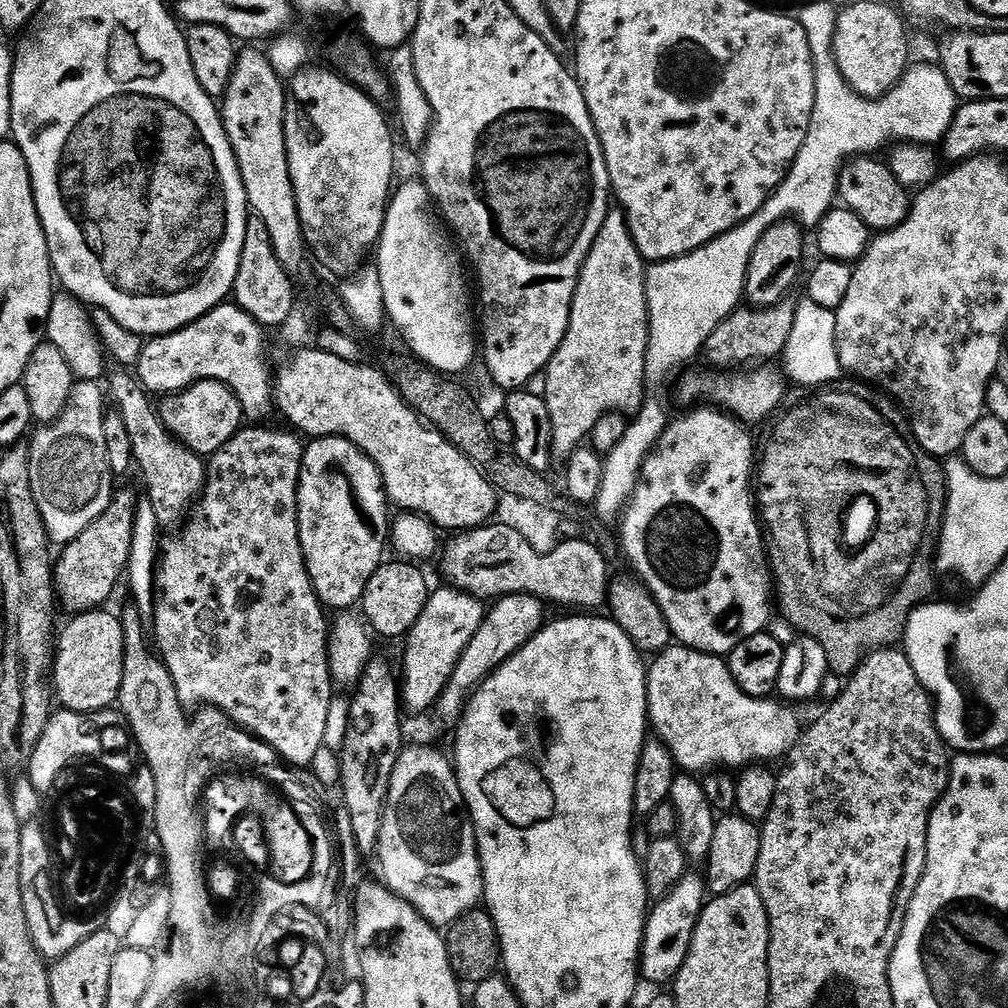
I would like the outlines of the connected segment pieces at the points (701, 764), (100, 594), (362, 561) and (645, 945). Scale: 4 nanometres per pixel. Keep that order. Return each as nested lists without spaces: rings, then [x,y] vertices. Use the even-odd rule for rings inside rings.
[[[669,646],[653,660],[656,661],[646,668],[648,723],[668,748],[677,769],[700,774],[721,766],[740,770],[757,762],[772,762],[768,760],[776,760],[780,755],[781,759],[801,735],[802,723],[787,703],[746,694],[721,657]]]
[[[124,488],[113,491],[112,498],[104,508],[103,512],[99,512],[90,522],[90,526],[86,526],[86,530],[82,530],[82,534],[78,534],[78,538],[74,538],[69,544],[63,545],[64,552],[54,564],[54,588],[58,593],[58,600],[64,603],[64,608],[68,614],[79,614],[82,612],[90,612],[99,609],[112,596],[112,591],[116,588],[116,583],[121,583],[122,573],[125,571],[128,563],[128,557],[131,552],[132,531],[134,530],[135,514],[138,507],[136,496],[130,489]]]
[[[345,436],[309,439],[298,463],[298,534],[310,582],[325,609],[355,609],[364,596],[366,582],[385,559],[384,544],[386,548],[390,540],[390,501],[380,471]]]
[[[686,874],[679,880],[660,904],[647,913],[644,921],[644,936],[638,955],[638,972],[652,984],[663,980],[671,981],[682,966],[688,953],[688,943],[692,940],[692,931],[696,929],[696,919],[706,903],[706,880],[703,875]]]

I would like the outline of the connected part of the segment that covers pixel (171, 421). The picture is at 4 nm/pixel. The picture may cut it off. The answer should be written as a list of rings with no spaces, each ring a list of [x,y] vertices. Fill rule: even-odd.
[[[198,380],[185,388],[180,408],[184,408],[184,412],[176,412],[176,395],[172,394],[172,404],[164,399],[159,401],[158,415],[165,428],[201,458],[210,458],[219,448],[226,446],[226,442],[240,431],[245,419],[244,409],[231,388],[217,380]]]

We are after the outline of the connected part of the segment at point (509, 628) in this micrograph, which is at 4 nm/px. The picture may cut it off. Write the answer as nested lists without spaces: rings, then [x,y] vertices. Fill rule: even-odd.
[[[501,596],[493,604],[496,605],[485,611],[483,622],[461,651],[456,667],[447,681],[447,691],[452,691],[456,696],[462,695],[463,692],[471,693],[477,685],[487,680],[494,670],[499,669],[505,660],[513,659],[531,636],[535,636],[545,627],[546,604],[537,596]]]

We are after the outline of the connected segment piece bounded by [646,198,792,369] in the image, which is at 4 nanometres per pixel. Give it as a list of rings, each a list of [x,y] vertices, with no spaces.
[[[770,198],[750,219],[741,221],[701,248],[673,260],[653,263],[647,269],[648,351],[652,353],[652,360],[664,360],[664,364],[673,364],[679,369],[687,360],[698,356],[706,337],[741,307],[744,278],[758,238],[774,222],[783,221],[792,208],[790,201],[776,199]]]

